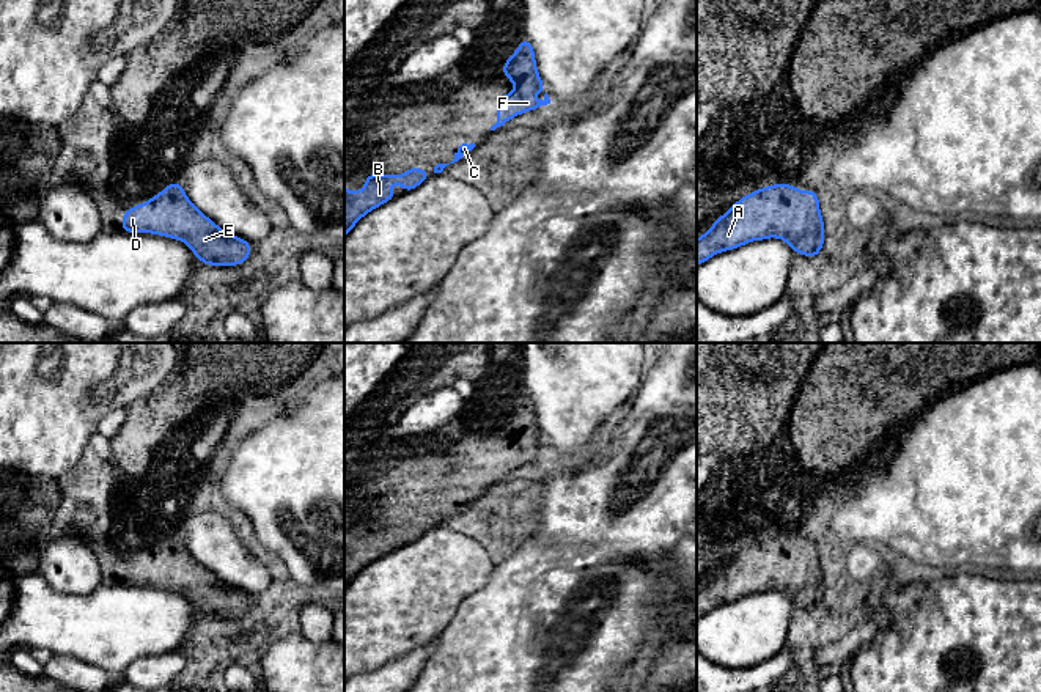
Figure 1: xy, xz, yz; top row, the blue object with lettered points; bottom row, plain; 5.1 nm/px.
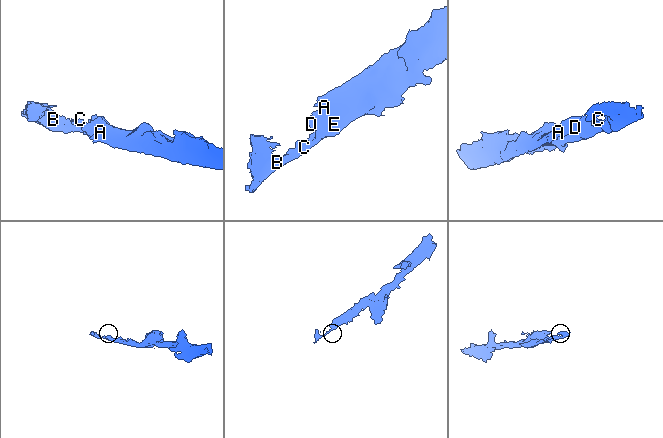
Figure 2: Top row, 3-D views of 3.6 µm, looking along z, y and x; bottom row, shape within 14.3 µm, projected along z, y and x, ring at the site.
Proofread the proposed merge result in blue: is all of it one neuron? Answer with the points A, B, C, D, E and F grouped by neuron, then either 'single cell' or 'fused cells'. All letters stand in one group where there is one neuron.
A B C D E F | single cell

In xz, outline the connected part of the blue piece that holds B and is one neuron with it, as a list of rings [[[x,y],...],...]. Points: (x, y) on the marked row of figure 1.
[[[407,168],[404,175],[366,175],[363,190],[344,189],[344,237],[363,215],[396,197],[390,186],[403,184],[403,192],[412,190],[428,179],[428,171]]]

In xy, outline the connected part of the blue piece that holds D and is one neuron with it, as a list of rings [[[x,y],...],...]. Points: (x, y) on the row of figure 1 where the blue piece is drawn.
[[[179,182],[164,187],[146,203],[123,214],[123,231],[153,233],[182,241],[193,255],[211,266],[237,266],[248,260],[252,244],[223,231],[186,195]]]

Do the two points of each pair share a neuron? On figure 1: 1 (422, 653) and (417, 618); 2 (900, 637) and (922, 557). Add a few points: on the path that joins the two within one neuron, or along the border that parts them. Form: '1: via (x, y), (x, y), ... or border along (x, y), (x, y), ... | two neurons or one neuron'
1: border along (437, 634), (387, 664) | two neurons
2: border along (884, 557), (893, 557), (909, 570), (936, 573) | two neurons

